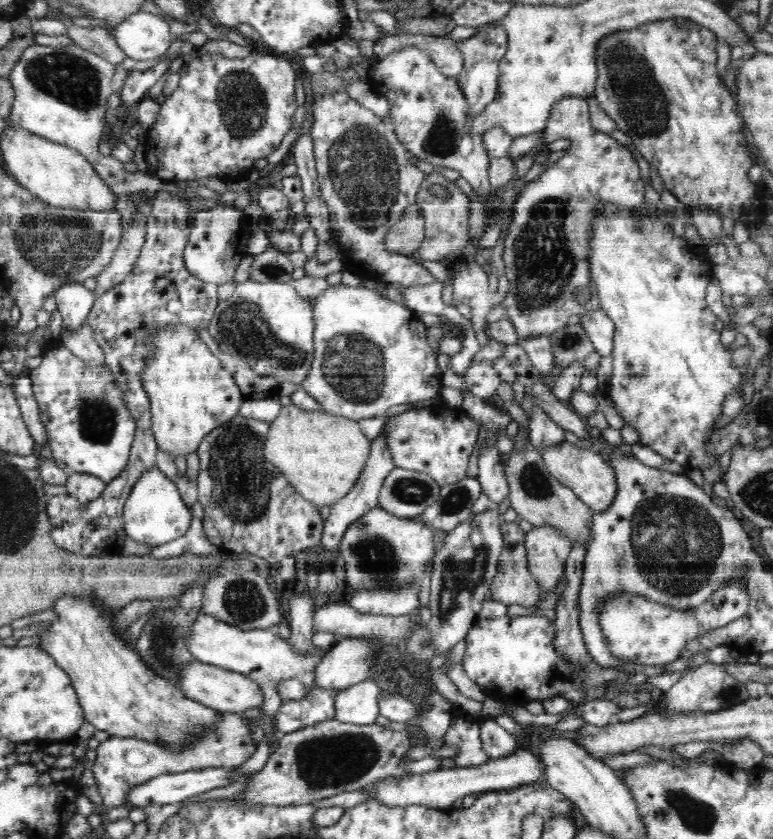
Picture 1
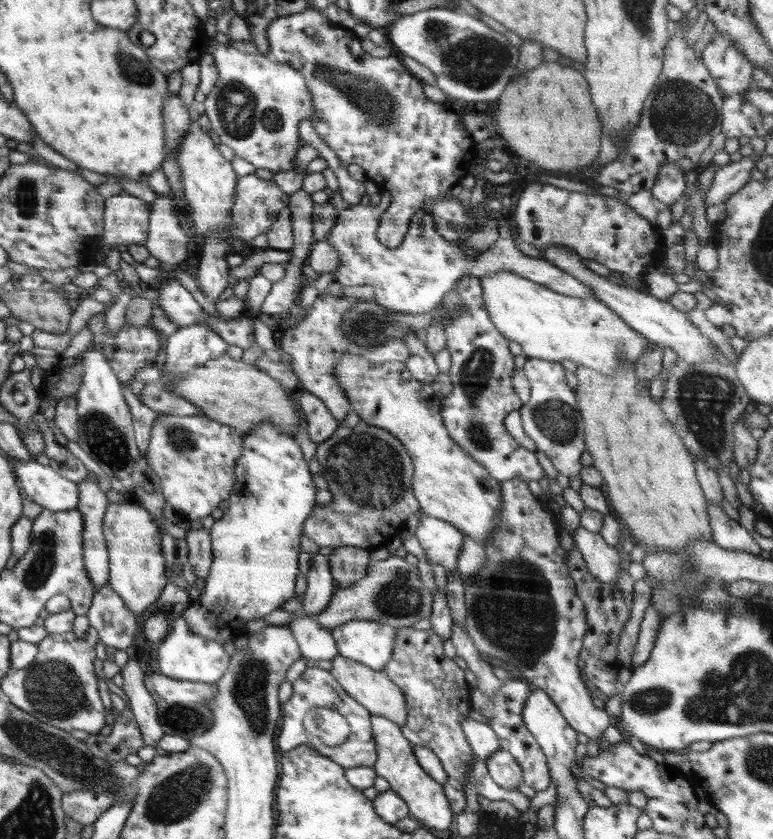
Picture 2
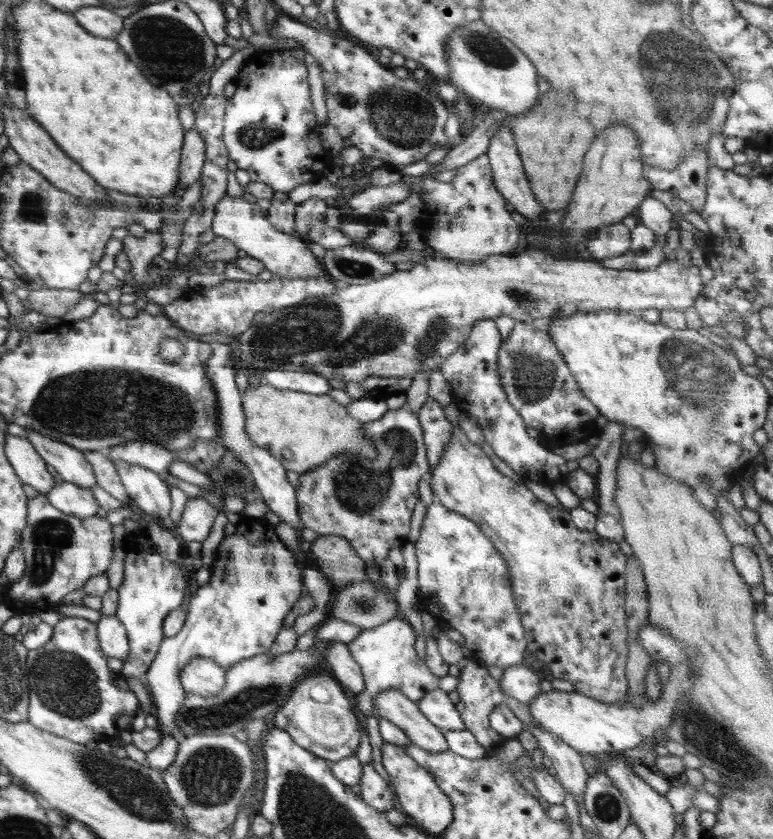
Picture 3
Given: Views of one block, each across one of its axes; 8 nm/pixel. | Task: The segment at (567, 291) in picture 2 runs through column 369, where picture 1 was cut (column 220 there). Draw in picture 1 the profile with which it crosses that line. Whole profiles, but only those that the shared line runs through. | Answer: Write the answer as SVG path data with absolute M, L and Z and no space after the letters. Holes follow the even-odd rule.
M220 205L198 211L187 246L183 250L183 260L188 273L201 281L218 286L232 282L241 260L250 257L248 244L253 227L253 222L232 206Z

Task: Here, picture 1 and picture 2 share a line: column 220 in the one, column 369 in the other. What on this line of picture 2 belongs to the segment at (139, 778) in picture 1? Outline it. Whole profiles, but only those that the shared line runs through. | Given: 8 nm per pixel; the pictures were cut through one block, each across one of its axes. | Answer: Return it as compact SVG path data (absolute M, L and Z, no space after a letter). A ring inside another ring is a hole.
M318 667L307 668L302 676L292 683L292 690L293 694L290 696L290 700L281 706L282 720L280 721L278 735L276 736L277 749L280 754L305 745L318 751L318 753L326 756L330 761L336 762L345 769L373 767L375 765L377 754L372 728L370 728L371 715L368 713L368 710L364 709L364 706L361 706L354 698L351 698L344 692L328 670L322 670L322 668ZM316 708L330 708L330 710L334 710L334 712L338 712L338 714L342 714L346 718L348 726L350 726L350 736L348 736L348 739L342 745L326 746L320 740L314 740L306 732L306 728L302 725L302 718L310 710Z

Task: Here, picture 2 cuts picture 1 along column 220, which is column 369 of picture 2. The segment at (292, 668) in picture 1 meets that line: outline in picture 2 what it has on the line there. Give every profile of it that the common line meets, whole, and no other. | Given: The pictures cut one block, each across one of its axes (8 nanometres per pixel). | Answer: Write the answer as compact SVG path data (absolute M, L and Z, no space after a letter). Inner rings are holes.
M349 620L330 630L339 655L382 671L392 658L396 629L369 620Z

